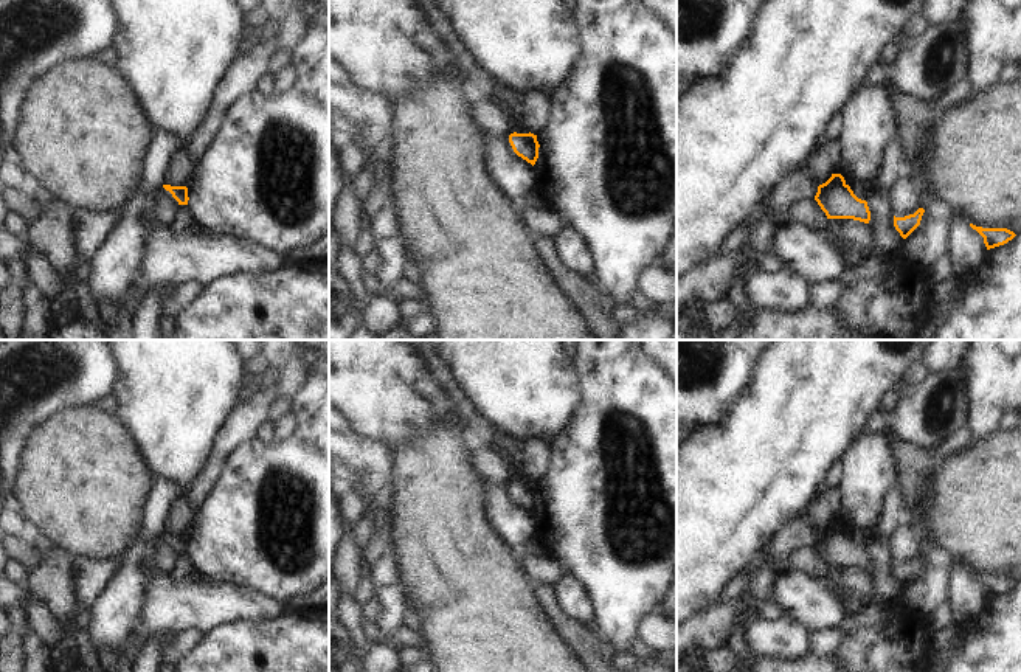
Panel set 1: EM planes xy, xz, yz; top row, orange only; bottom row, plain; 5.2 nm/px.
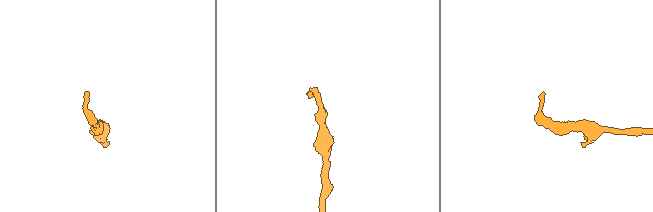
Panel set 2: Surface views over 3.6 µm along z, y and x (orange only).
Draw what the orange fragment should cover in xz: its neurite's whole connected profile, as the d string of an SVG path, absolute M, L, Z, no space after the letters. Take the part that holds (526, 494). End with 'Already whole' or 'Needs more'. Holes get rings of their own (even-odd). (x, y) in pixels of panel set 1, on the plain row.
M514 480L509 483L509 490L518 504L526 507L532 514L535 512L535 509L538 506L538 495L540 495L540 492L537 489L537 483L534 483L531 480L529 481Z. Already whole.

